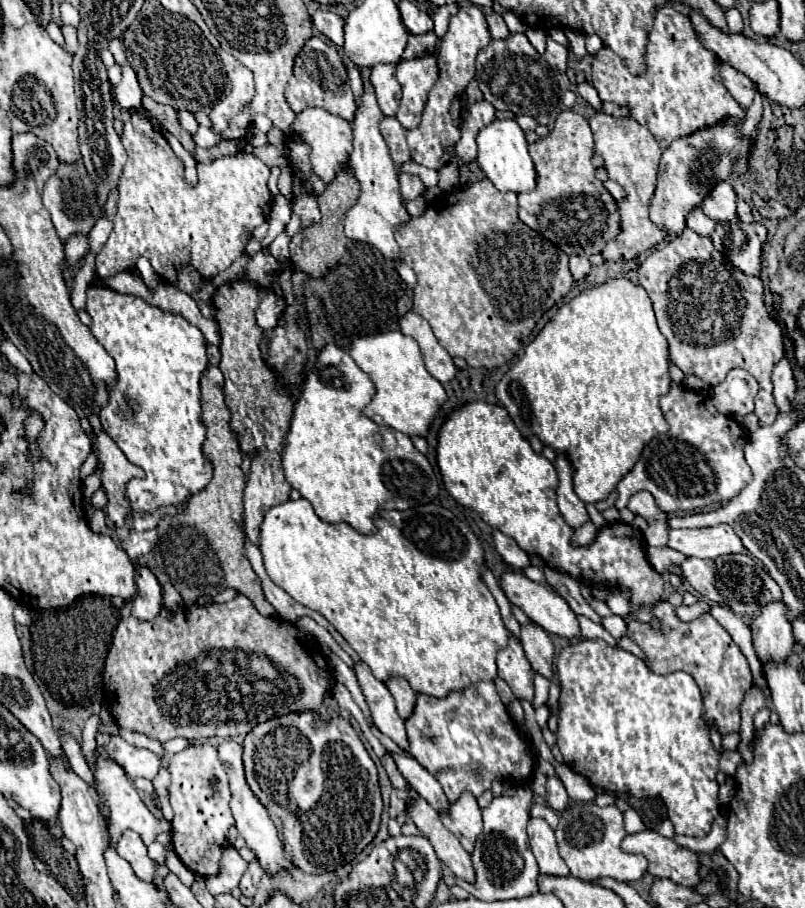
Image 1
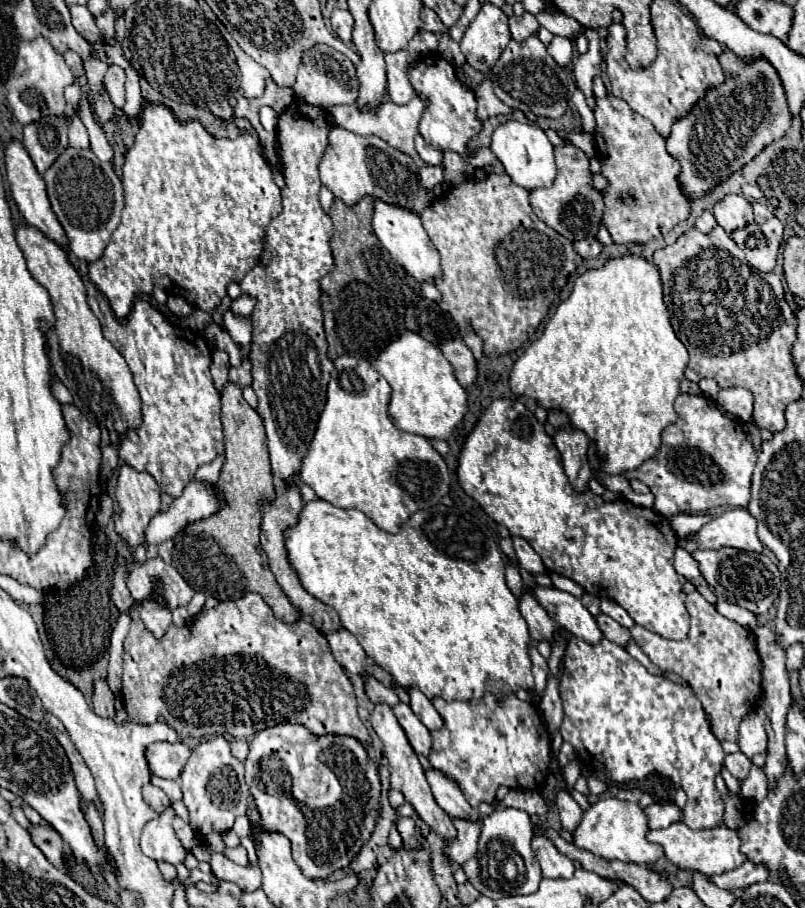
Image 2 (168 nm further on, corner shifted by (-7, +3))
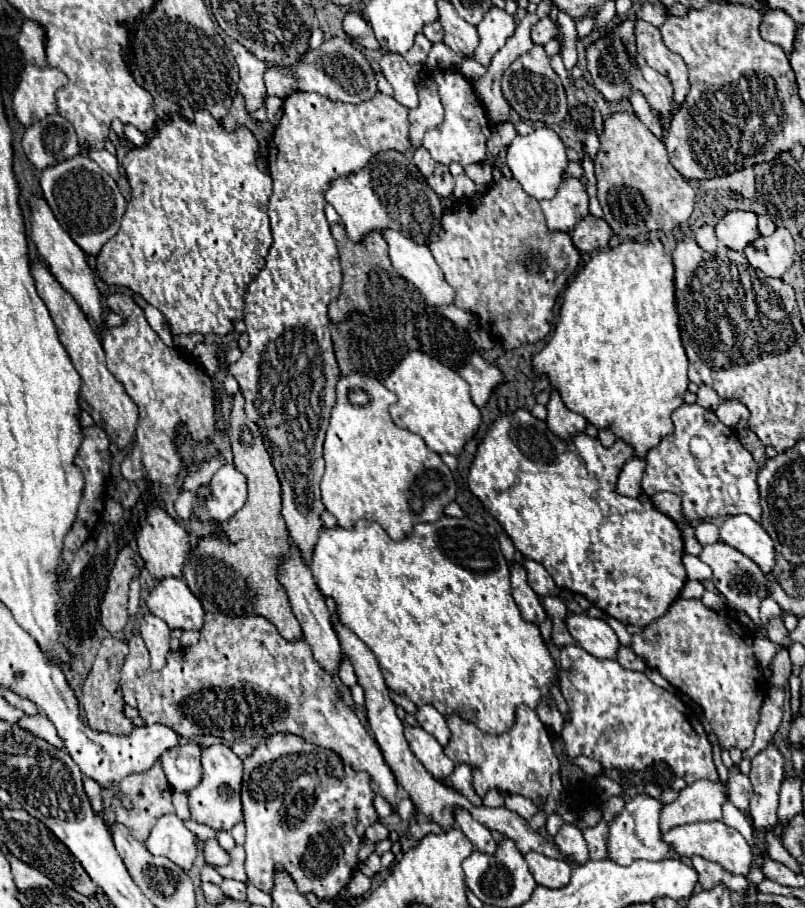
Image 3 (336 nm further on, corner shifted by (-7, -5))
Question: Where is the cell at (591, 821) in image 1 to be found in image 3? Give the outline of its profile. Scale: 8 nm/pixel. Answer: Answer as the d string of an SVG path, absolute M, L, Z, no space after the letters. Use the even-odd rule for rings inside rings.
M637 794L627 800L621 814L609 824L609 838L607 850L609 858L621 866L627 866L635 860L663 860L669 854L669 844L663 840L663 832L659 828L659 814L661 814L661 800L649 794Z

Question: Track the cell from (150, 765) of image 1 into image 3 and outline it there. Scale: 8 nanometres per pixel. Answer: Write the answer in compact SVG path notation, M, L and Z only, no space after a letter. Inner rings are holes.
M179 744L163 752L161 766L175 792L189 792L201 782L201 746Z

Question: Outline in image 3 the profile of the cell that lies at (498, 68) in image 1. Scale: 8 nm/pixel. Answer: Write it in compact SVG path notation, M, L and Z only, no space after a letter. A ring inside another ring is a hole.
M535 44L527 54L519 56L503 74L503 94L509 106L529 122L543 122L547 126L561 122L567 116L567 100L561 80L549 66L549 56L541 44Z

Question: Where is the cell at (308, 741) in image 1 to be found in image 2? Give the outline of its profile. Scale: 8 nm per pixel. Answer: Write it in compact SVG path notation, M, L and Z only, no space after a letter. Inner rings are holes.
M291 722L265 728L249 746L245 780L261 814L261 826L271 832L283 832L291 840L293 858L307 878L327 878L335 870L345 868L375 830L381 810L377 764L369 758L365 746L353 736L315 736L309 728Z

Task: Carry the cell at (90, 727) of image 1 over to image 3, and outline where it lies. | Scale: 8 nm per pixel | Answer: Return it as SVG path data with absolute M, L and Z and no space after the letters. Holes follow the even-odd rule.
M105 638L101 642L101 648L95 656L93 668L87 676L87 680L83 682L83 696L81 696L81 704L85 708L85 716L87 716L87 724L89 728L93 728L95 732L109 732L109 734L123 734L127 736L129 732L135 730L135 724L131 718L127 718L123 714L123 694L121 694L121 684L119 684L119 672L123 666L123 660L127 656L127 644L123 640L117 638Z

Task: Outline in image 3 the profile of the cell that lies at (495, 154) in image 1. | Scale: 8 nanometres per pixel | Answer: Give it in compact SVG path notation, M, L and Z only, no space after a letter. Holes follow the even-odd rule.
M541 126L527 136L515 136L515 140L507 148L507 164L513 172L513 178L517 178L519 184L523 186L523 190L537 200L553 198L557 194L563 172L569 164L567 156L569 156L571 162L579 162L579 164L583 162L581 156L575 150L567 150L563 140L549 126Z

